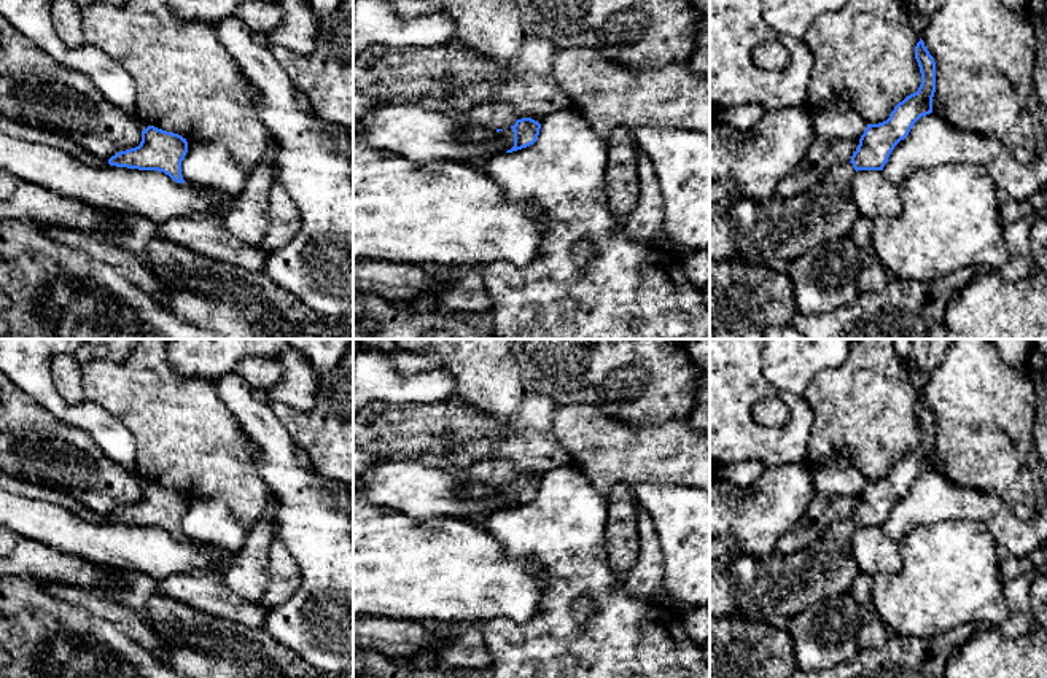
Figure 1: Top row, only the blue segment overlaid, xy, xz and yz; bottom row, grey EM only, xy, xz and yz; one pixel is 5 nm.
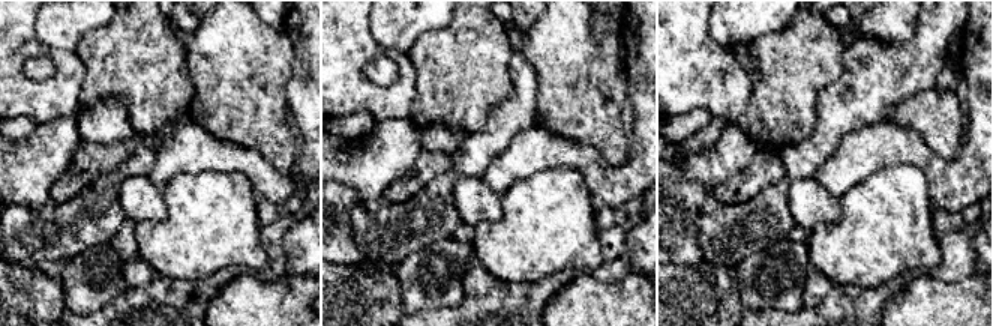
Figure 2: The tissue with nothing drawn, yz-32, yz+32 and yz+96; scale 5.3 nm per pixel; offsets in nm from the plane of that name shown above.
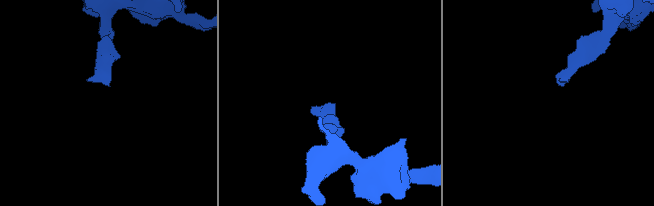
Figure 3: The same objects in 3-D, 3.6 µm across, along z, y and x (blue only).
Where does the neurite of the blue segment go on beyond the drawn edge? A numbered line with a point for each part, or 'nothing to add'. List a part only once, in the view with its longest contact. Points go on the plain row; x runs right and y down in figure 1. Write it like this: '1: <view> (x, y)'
1: xz (495, 471)

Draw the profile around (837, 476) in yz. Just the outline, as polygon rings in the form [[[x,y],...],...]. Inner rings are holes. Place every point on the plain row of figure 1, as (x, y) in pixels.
[[[847,457],[832,458],[812,470],[816,492],[839,497],[859,497],[867,479]]]

